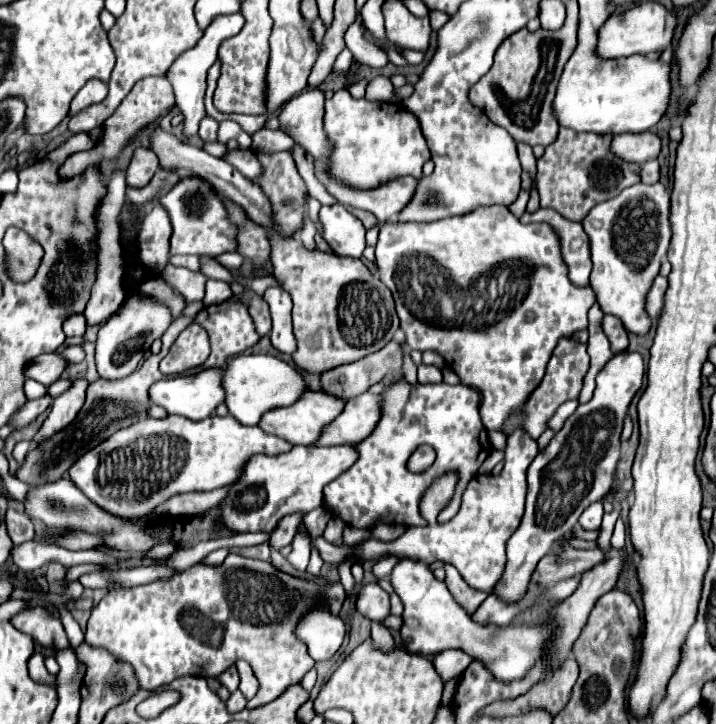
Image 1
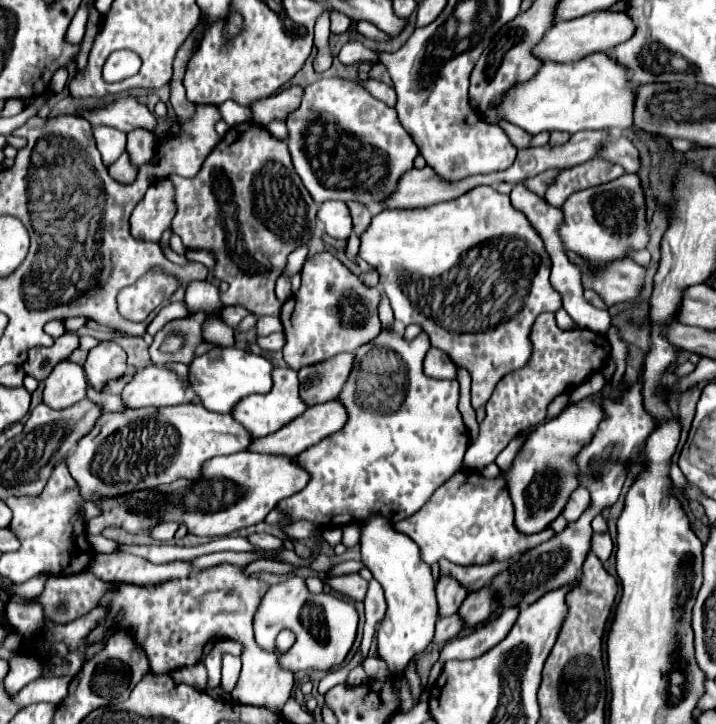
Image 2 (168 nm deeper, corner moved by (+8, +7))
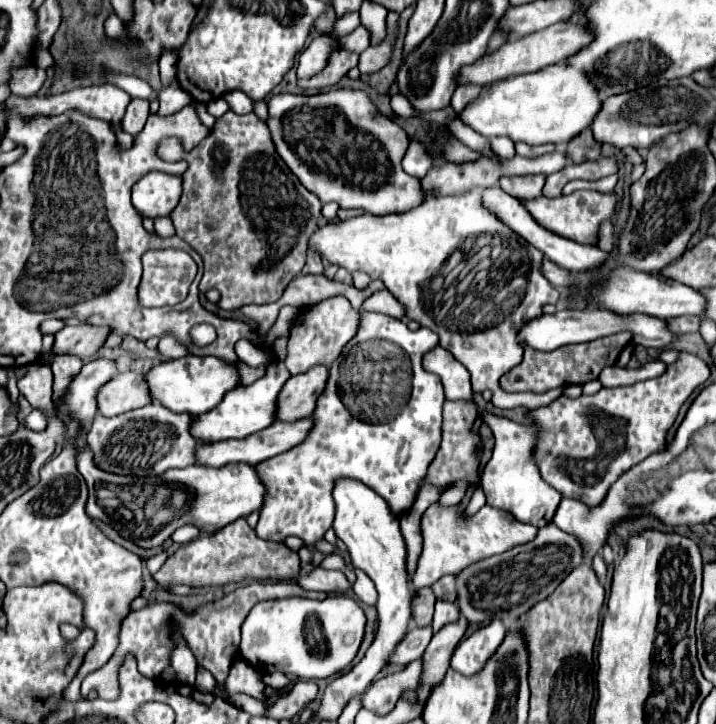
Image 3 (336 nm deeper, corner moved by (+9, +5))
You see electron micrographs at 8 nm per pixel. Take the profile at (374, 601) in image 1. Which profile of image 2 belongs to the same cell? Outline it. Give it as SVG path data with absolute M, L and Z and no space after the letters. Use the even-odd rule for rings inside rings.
M342 575L342 577L328 577L326 583L342 593L342 595L348 595L350 599L354 601L364 601L366 597L366 591L368 591L368 581L364 581L360 575Z

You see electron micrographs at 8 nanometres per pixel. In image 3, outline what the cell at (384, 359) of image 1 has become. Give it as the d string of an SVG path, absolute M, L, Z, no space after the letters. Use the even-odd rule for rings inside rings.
M315 365L307 373L291 377L283 385L283 391L279 391L279 407L275 409L277 421L295 421L307 415L311 417L315 401L325 389L327 375L329 367Z

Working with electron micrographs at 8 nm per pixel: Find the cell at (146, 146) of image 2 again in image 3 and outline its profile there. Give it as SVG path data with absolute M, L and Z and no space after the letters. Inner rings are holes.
M131 99L129 107L125 111L125 117L121 121L121 127L123 127L123 131L127 131L131 135L137 135L143 129L147 117L149 117L149 101Z

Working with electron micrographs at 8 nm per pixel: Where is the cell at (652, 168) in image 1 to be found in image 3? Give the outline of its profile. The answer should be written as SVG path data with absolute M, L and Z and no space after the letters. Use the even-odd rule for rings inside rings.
M583 129L579 135L575 135L575 139L571 139L563 149L567 151L567 157L573 163L599 159L599 155L601 155L601 145L593 139L593 133L587 129Z

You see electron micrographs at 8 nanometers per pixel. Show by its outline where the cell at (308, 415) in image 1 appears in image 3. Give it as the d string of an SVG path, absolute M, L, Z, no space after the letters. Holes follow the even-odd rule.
M275 361L267 367L265 377L257 379L253 385L247 387L235 387L235 391L227 391L223 395L223 403L215 407L215 411L207 411L203 415L195 415L191 419L191 435L201 441L223 441L223 439L243 439L251 433L257 433L265 427L269 427L275 421L275 407L277 407L277 395L283 387L283 383L289 379L289 371L281 361Z

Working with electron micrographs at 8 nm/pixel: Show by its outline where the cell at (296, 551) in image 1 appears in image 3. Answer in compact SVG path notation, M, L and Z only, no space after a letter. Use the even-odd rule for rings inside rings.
M341 595L341 603L323 603L303 597L287 597L287 599L273 599L257 603L247 619L241 625L241 643L239 655L243 661L255 665L261 673L281 671L291 673L301 679L327 679L339 671L343 671L357 655L361 641L365 635L365 613L363 609L351 599Z

